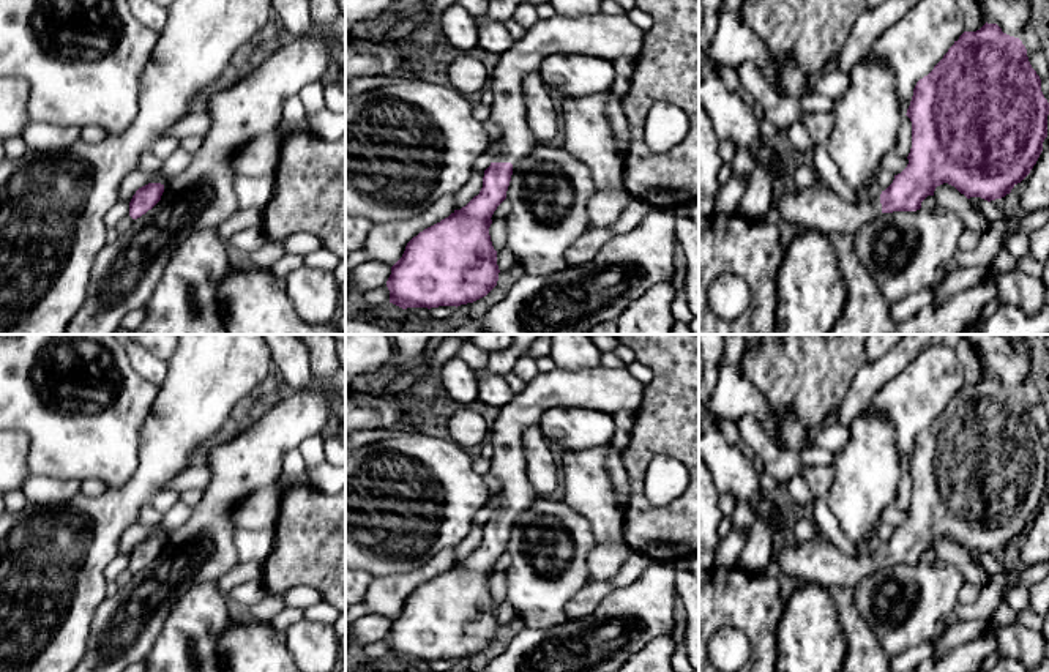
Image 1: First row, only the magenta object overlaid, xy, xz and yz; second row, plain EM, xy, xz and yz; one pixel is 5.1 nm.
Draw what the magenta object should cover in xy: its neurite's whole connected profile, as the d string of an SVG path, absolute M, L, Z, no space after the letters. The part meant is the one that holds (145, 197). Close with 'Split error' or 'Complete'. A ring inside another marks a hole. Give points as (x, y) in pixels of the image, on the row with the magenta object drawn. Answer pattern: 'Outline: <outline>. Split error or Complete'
Outline: M148 183L139 188L129 202L129 216L137 219L145 215L161 200L162 192L164 185L161 183Z. Complete

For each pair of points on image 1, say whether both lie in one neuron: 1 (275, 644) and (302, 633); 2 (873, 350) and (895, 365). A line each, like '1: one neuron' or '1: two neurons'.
1: two neurons
2: two neurons

